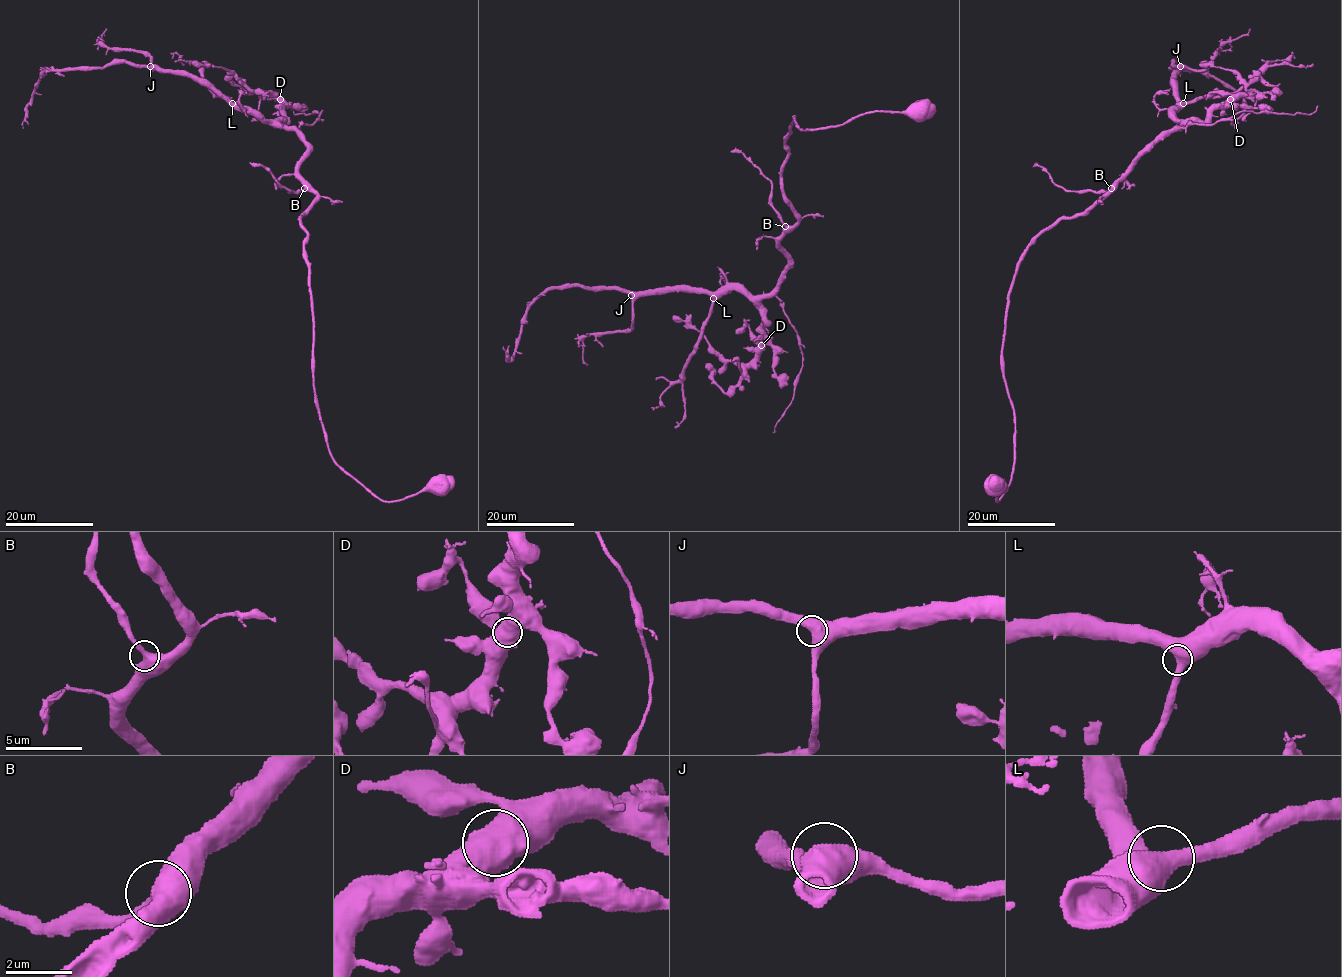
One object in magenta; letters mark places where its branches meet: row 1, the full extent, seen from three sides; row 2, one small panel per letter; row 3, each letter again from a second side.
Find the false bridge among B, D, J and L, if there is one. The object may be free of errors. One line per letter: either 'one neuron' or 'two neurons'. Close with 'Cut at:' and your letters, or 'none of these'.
B: one neuron
D: one neuron
J: one neuron
L: one neuron
Cut at: none of these

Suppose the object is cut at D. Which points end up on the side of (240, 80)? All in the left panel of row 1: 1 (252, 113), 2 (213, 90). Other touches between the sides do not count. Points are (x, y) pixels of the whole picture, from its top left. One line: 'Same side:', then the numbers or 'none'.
Same side: none

